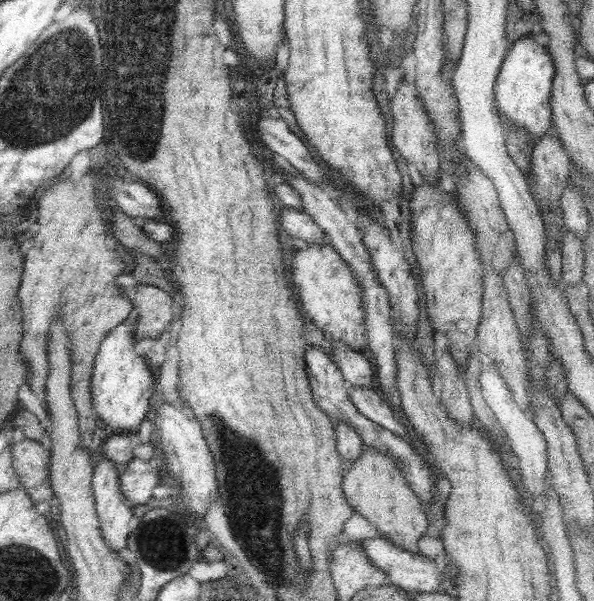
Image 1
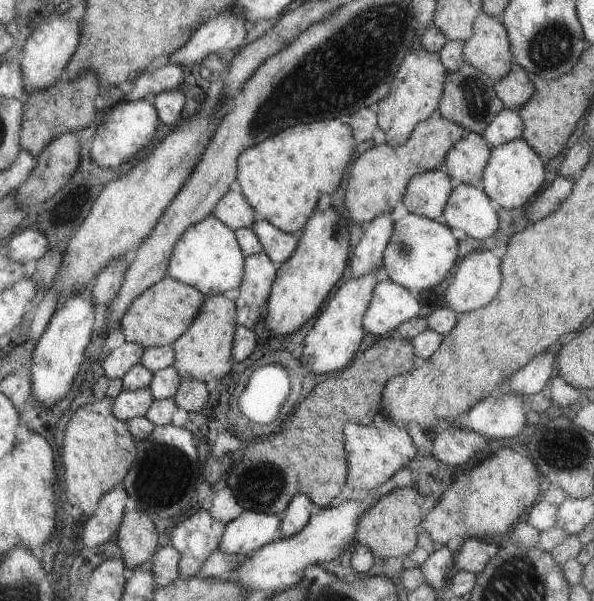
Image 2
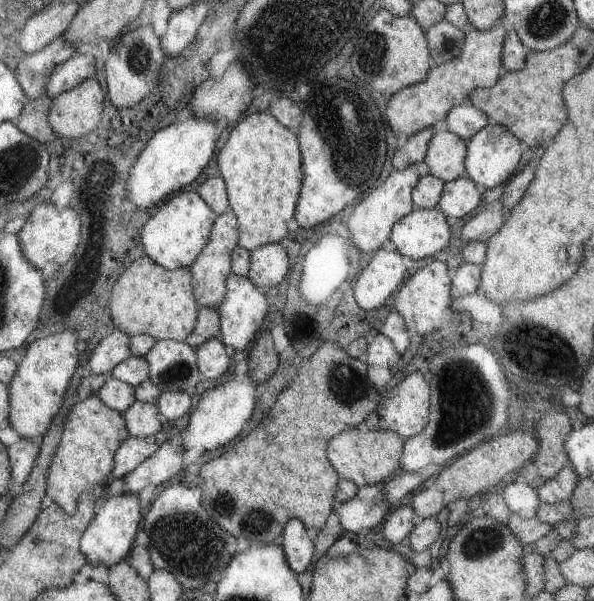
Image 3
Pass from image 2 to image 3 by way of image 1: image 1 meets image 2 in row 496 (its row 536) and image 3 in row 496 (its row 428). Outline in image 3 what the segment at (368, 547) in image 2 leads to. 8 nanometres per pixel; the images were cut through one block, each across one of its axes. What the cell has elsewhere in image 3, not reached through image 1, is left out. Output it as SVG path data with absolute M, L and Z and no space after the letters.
M357 427L335 434L327 442L327 460L338 476L334 499L341 504L355 496L358 487L383 483L399 472L399 455L404 440L393 431L368 429L362 432Z

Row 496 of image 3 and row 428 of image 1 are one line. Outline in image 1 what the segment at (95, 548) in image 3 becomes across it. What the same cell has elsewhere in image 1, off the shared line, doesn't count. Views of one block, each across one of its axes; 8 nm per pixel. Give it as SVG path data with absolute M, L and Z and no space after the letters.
M134 310L99 343L90 376L91 404L96 418L105 424L106 434L137 432L139 422L151 415L149 397L153 392L153 377L143 357L135 355L132 328Z

